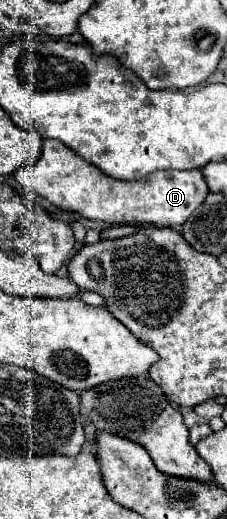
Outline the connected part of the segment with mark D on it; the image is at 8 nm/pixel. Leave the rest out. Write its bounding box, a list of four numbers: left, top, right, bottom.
[16,139,210,227]

